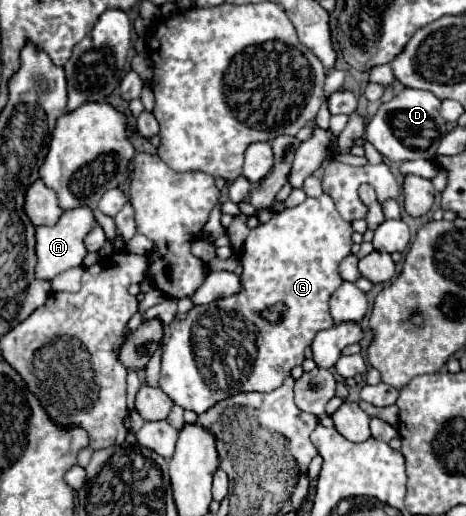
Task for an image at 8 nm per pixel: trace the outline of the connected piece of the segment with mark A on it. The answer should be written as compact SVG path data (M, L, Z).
M76 207L72 211L64 211L64 215L58 219L56 225L52 227L38 227L36 229L36 255L38 255L38 265L36 265L36 277L38 279L54 279L58 273L82 265L82 259L86 257L86 247L84 247L84 237L98 225L94 211L90 207Z

